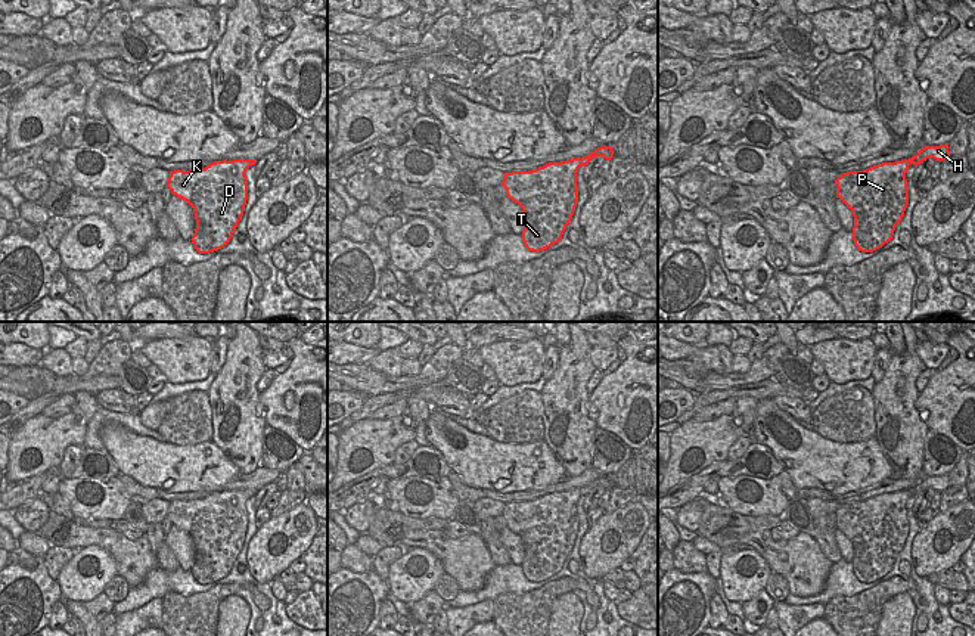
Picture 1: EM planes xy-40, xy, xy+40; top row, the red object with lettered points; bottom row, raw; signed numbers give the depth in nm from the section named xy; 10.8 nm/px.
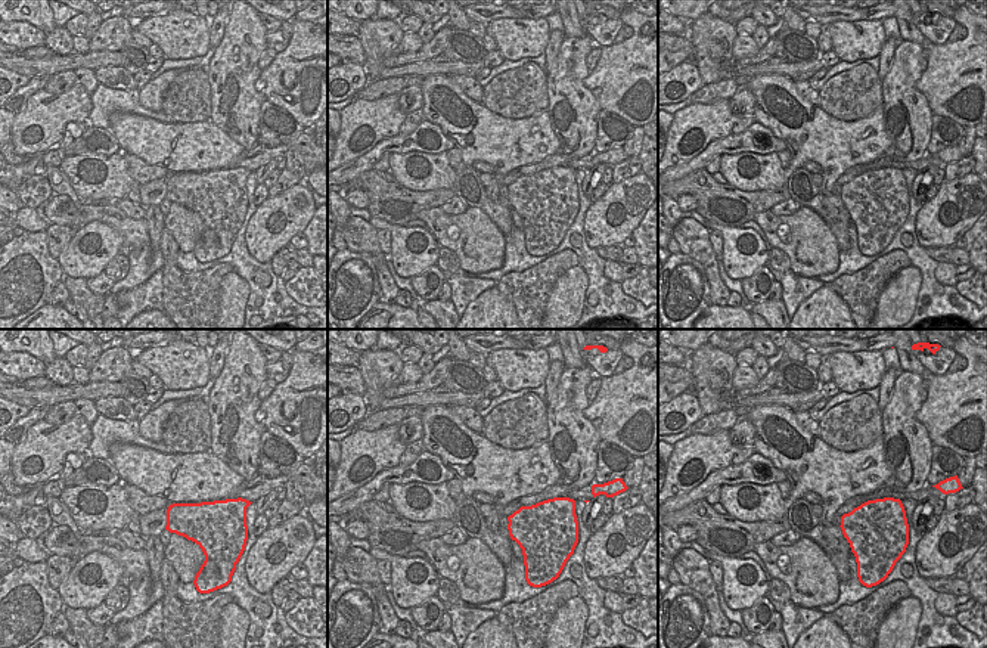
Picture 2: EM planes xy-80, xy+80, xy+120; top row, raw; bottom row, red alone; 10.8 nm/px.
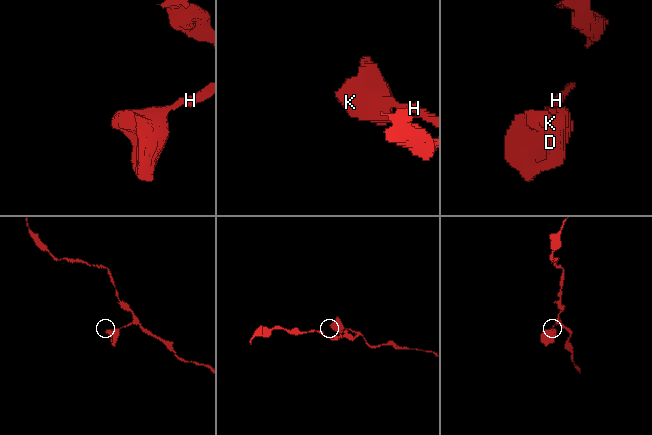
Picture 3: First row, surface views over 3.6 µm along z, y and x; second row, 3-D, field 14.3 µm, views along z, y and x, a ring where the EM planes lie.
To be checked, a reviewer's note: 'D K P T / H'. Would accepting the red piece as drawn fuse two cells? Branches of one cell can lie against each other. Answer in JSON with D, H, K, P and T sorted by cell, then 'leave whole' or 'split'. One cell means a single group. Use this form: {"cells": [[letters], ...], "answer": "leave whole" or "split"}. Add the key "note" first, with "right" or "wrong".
{"note": "wrong", "cells": [["D", "H", "K", "P", "T"]], "answer": "leave whole"}

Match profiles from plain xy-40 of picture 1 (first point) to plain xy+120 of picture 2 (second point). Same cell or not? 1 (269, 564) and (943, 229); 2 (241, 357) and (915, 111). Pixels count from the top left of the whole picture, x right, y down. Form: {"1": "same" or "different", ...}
{"1": "same", "2": "same"}

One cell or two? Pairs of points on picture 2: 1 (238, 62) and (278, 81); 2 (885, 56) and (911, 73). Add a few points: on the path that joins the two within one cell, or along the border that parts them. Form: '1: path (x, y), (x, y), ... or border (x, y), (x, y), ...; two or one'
1: border (261, 71), (258, 81); two
2: border (899, 42), (893, 65), (881, 81); two

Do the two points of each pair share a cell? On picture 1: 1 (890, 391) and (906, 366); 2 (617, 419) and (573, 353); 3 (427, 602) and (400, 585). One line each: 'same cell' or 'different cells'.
1: same cell
2: different cells
3: different cells

